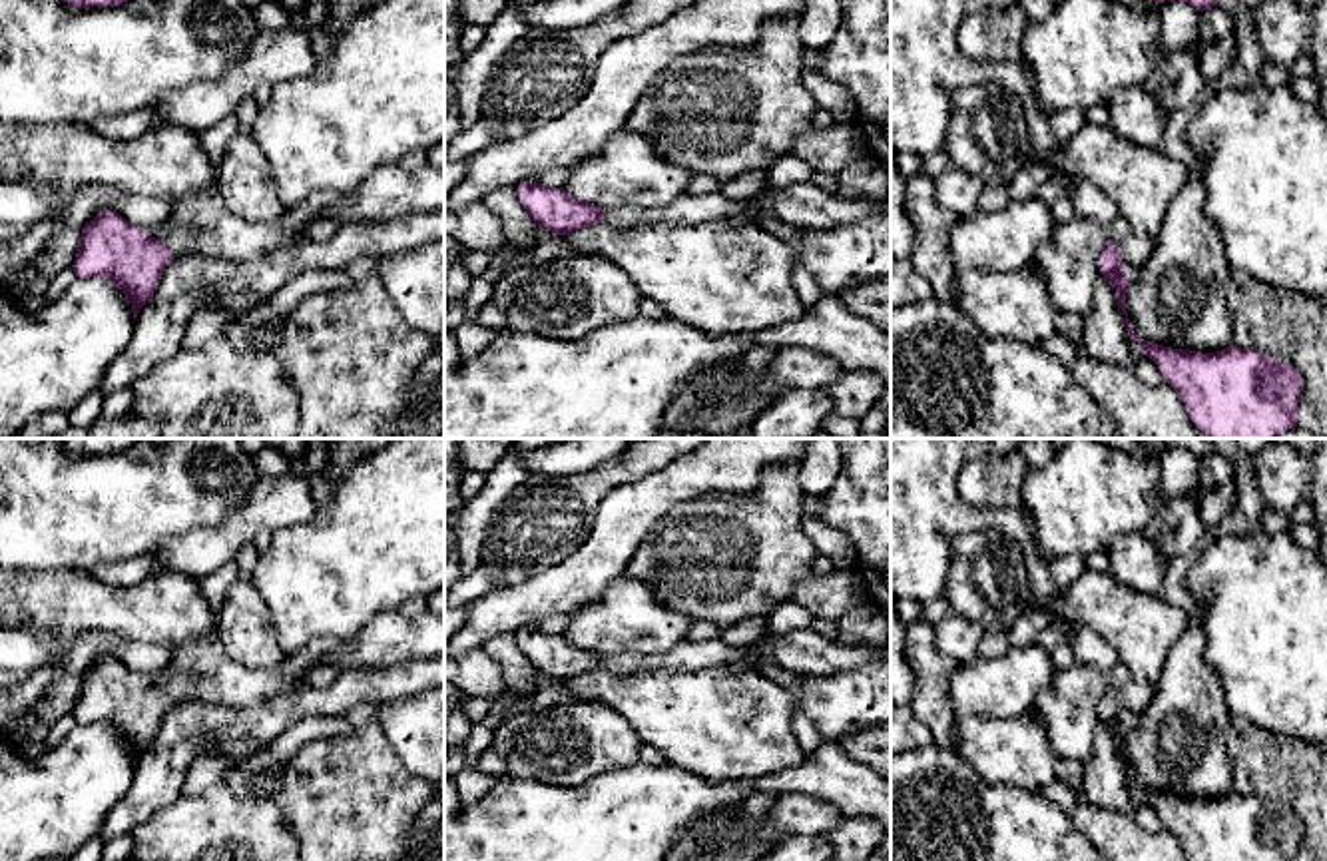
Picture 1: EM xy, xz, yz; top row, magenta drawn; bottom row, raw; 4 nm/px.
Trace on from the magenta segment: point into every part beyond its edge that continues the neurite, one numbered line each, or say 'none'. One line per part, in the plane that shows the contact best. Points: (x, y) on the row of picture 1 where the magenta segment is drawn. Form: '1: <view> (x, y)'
1: xy (200, 224)

